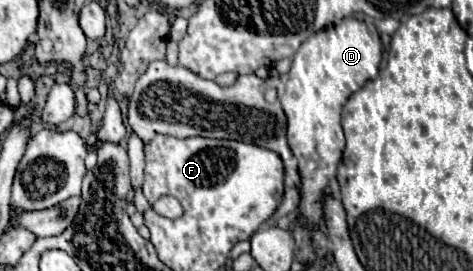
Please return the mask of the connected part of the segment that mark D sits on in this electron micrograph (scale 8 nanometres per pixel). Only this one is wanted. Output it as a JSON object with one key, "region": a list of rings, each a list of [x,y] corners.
{"region":[[[344,18],[336,26],[322,28],[320,32],[314,32],[310,40],[306,40],[300,50],[294,54],[292,68],[288,72],[286,82],[286,94],[282,100],[286,118],[288,118],[288,144],[294,156],[298,158],[298,168],[302,174],[302,204],[300,204],[300,216],[304,216],[310,224],[318,228],[322,220],[320,200],[324,194],[330,194],[330,180],[336,176],[336,166],[342,158],[344,150],[344,132],[340,126],[340,112],[346,100],[358,92],[368,80],[378,76],[378,66],[382,60],[382,42],[376,30],[370,30],[370,26],[356,18]]]}

